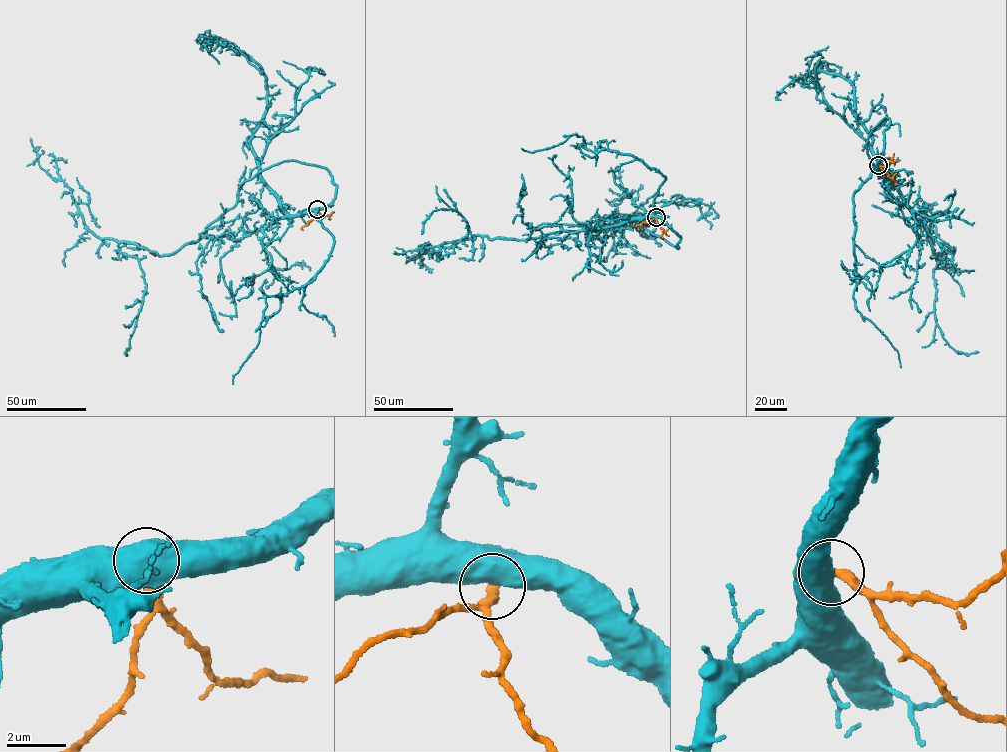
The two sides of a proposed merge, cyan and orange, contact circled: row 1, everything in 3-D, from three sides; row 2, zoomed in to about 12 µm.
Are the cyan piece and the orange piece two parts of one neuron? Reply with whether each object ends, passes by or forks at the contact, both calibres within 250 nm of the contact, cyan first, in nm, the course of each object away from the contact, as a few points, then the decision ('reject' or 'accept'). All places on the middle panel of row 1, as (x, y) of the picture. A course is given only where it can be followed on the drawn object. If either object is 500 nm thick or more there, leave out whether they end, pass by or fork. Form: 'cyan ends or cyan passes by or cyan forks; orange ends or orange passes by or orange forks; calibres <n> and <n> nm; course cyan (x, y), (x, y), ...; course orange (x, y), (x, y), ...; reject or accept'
calibres 750 and 360 nm; course cyan (656, 217), (679, 248), (612, 218), (452, 246), (468, 231), (452, 209), (433, 211), (422, 234); course orange (656, 217), (634, 226), (634, 224); reject

